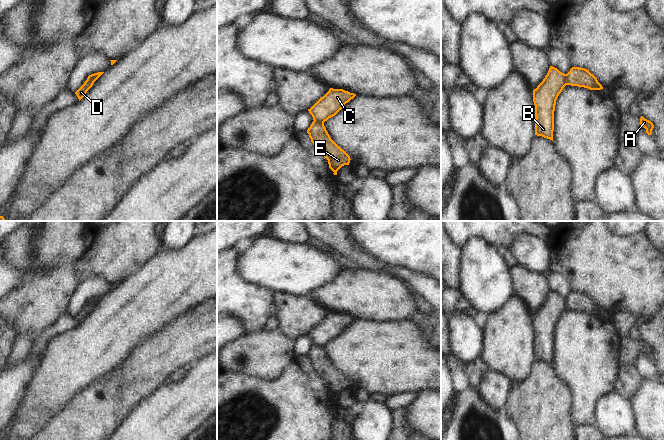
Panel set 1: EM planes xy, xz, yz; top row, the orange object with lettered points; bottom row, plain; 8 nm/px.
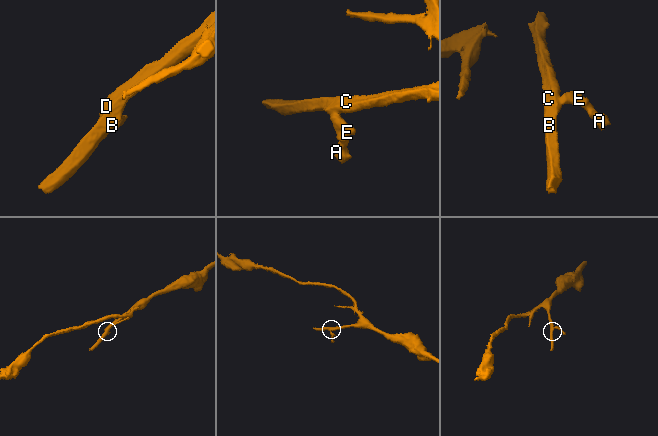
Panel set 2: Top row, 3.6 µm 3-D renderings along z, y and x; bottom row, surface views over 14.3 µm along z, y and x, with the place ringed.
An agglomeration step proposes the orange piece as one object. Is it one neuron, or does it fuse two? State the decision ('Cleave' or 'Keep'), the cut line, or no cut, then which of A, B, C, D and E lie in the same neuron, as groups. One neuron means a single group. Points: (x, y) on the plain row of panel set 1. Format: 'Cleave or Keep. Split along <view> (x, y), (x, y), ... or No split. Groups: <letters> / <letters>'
Cleave. Split along yz (564, 298), (566, 308). Groups: A E / B C D.

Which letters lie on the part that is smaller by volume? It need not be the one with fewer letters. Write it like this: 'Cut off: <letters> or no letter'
Cut off: A, E

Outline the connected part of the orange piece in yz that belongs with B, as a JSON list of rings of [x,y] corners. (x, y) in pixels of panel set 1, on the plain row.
[[[550,290],[543,305],[533,314],[535,359],[553,365],[556,324],[565,310],[565,298]]]

